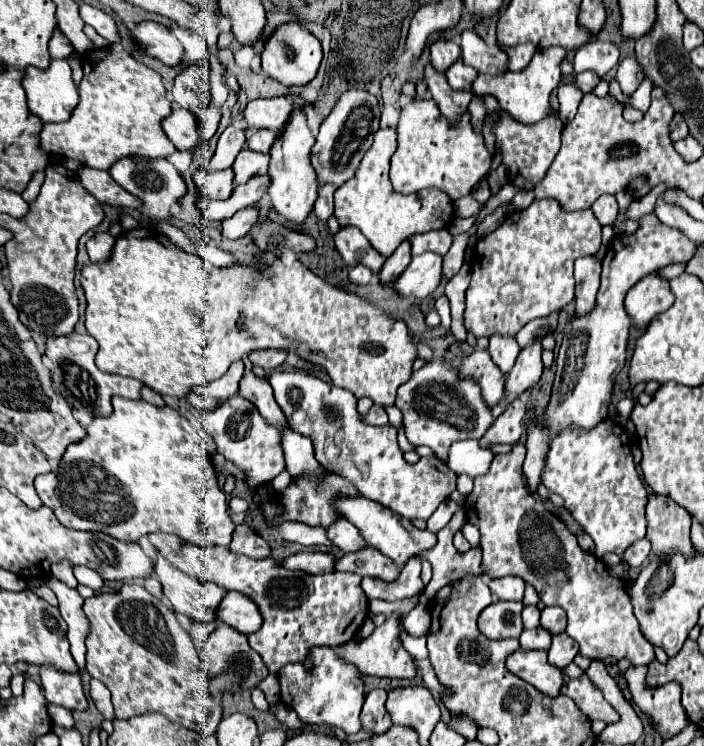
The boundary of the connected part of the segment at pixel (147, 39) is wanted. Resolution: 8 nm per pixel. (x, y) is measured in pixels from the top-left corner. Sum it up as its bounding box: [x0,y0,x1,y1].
[132,21,184,67]

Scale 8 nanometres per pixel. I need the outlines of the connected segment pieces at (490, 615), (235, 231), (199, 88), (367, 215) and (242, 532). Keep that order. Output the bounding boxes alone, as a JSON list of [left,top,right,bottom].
[[478,599,524,639],[222,207,258,239],[172,65,210,115],[334,127,456,257],[228,525,270,559]]

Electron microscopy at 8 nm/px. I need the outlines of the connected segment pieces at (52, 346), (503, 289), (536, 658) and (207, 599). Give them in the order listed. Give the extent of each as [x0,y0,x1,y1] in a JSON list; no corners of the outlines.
[[46,331,142,417],[466,199,602,337],[506,647,564,697],[154,553,226,623]]

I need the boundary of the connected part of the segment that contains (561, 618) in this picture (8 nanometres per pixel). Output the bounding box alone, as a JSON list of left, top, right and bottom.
[540,607,566,635]

